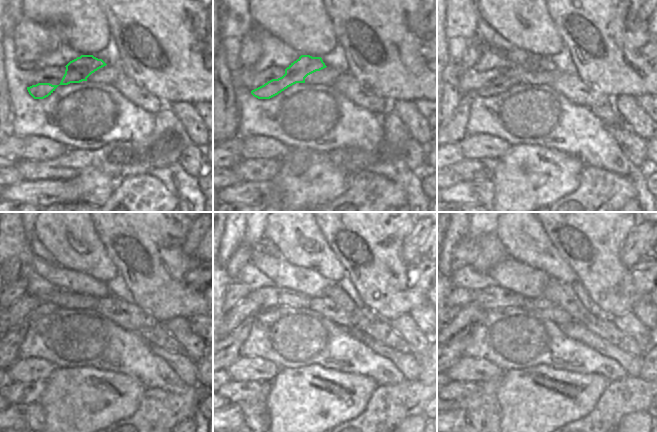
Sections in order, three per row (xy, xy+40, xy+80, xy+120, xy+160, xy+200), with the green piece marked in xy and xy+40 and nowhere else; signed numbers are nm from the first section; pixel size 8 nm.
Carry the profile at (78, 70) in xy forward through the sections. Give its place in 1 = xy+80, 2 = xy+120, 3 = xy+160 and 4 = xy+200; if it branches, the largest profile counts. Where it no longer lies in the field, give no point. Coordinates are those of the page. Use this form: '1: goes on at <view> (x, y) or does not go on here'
1: goes on at xy+80 (508, 78)
2: goes on at xy+120 (9, 343)
3: goes on at xy+160 (233, 342)
4: goes on at xy+200 (457, 345)

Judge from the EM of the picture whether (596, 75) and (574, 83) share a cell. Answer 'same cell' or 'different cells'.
different cells

